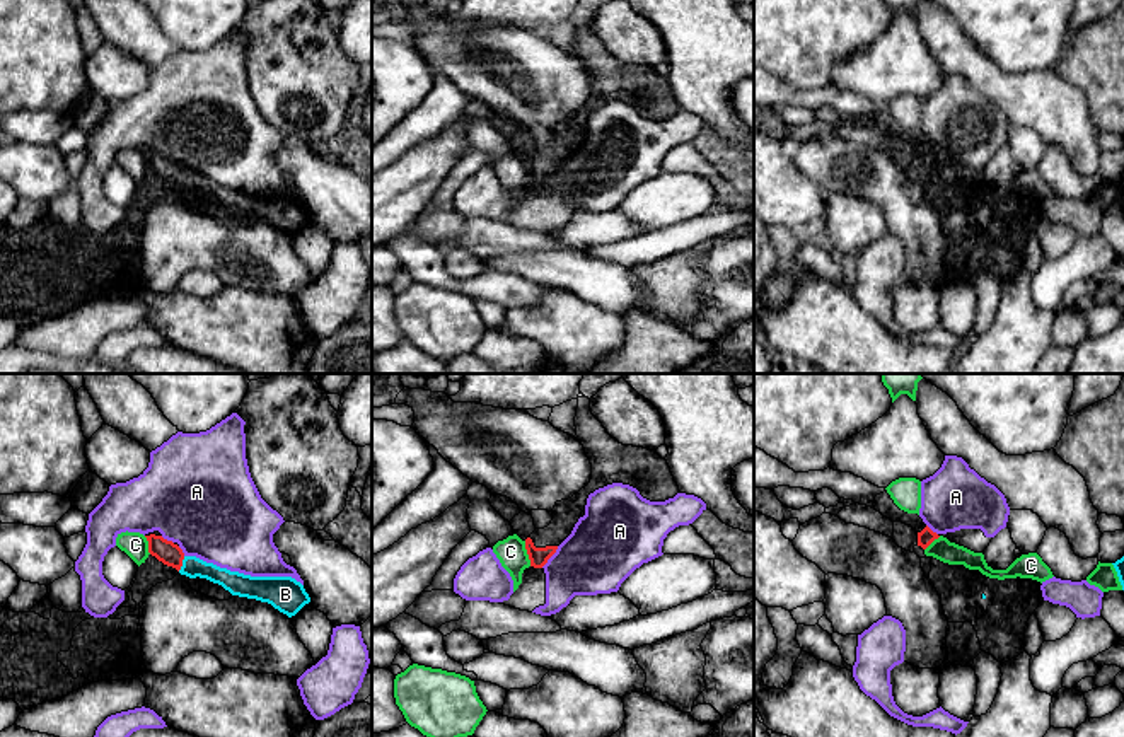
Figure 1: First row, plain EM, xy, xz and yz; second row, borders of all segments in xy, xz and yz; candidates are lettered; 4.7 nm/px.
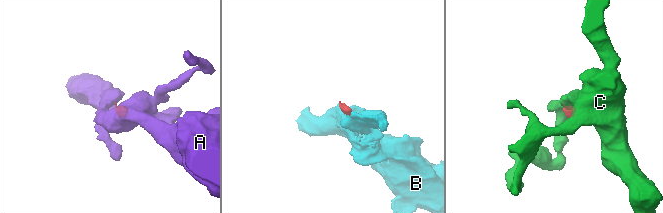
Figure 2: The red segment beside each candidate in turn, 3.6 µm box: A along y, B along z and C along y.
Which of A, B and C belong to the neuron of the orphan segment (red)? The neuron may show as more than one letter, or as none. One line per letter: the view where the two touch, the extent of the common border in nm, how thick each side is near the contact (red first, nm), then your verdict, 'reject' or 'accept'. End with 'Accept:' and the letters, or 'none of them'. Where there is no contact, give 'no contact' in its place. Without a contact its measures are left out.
A: meets red in xz; contact 130 nm long; 90 nm thick on the red side, 340 nm on the other; reject
B: meets red in xy; contact 80 nm long; 110 nm thick on the red side, 100 nm on the other; accept
C: meets red in xz; contact 120 nm long; 90 nm thick on the red side, 140 nm on the other; reject
Accept: B

